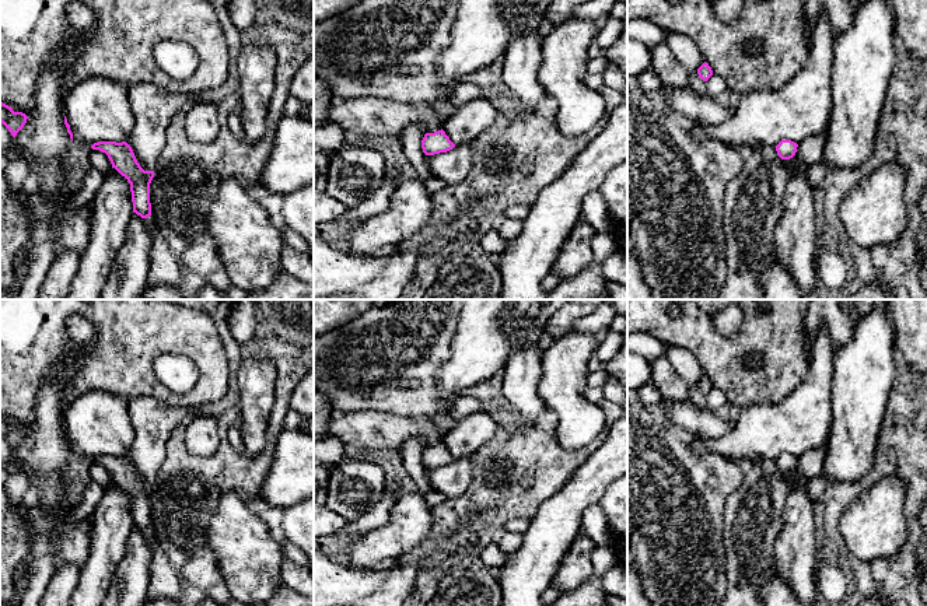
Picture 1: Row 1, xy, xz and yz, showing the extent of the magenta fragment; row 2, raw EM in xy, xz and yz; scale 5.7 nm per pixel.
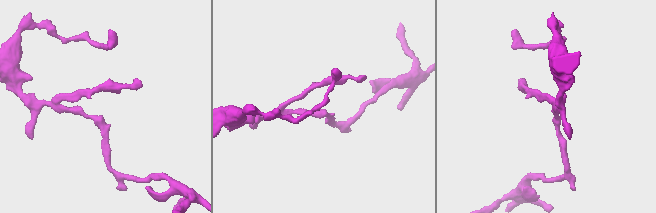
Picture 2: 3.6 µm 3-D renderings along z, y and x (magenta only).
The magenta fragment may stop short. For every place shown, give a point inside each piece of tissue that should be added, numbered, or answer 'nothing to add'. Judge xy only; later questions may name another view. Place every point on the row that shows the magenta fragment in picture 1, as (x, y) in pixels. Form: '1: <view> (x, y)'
nothing to add

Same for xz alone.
nothing to add

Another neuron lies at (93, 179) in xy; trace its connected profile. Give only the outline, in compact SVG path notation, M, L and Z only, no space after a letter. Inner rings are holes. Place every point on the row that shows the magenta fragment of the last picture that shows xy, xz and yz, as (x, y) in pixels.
M91 167L85 171L83 186L74 193L77 206L88 204L92 202L94 195L101 188L105 175L97 168Z

